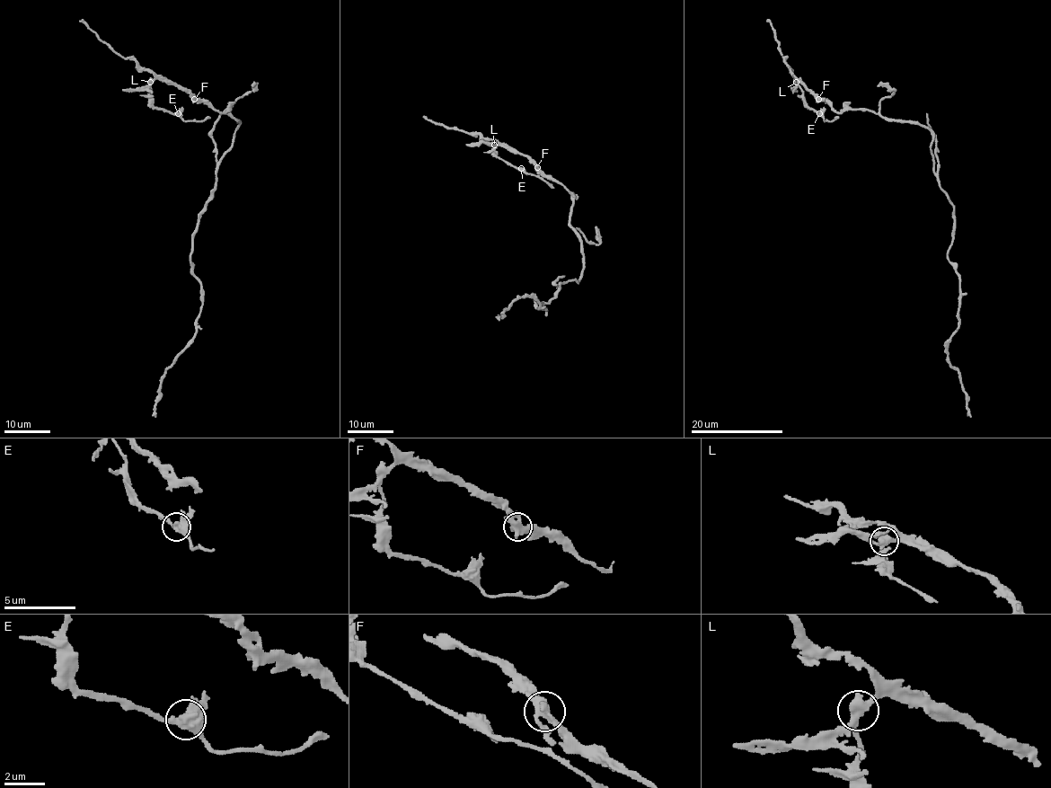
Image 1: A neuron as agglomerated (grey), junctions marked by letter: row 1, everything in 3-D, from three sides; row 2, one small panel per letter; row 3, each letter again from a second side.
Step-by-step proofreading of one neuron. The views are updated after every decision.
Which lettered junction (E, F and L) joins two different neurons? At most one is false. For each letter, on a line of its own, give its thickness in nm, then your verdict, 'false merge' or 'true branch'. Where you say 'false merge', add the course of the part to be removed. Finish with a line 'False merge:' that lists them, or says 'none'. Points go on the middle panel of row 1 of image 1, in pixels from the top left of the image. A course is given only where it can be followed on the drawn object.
E: calibre 400 nm; true branch
F: calibre 420 nm; true branch
L: calibre 400 nm; false merge; course (494, 146), (494, 152), (499, 158), (528, 174), (538, 175), (553, 188)
False merge: L

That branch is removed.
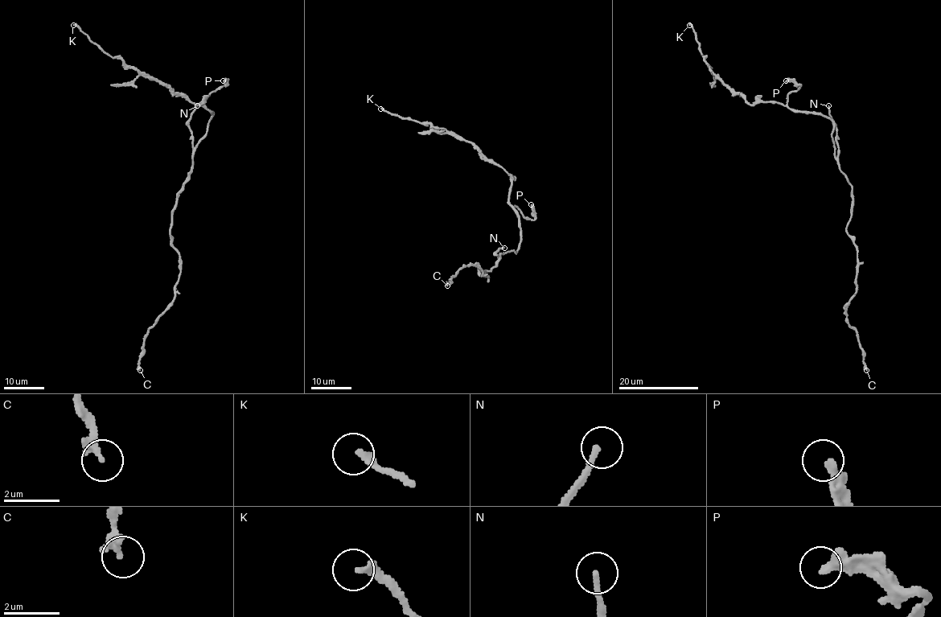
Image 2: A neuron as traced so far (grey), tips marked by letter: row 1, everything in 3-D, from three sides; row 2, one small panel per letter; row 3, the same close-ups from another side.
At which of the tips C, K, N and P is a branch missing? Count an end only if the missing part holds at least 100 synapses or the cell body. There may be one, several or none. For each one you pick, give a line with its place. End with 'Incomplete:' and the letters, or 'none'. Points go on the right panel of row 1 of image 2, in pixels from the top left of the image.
N: Place: (828, 105)
Incomplete: N

